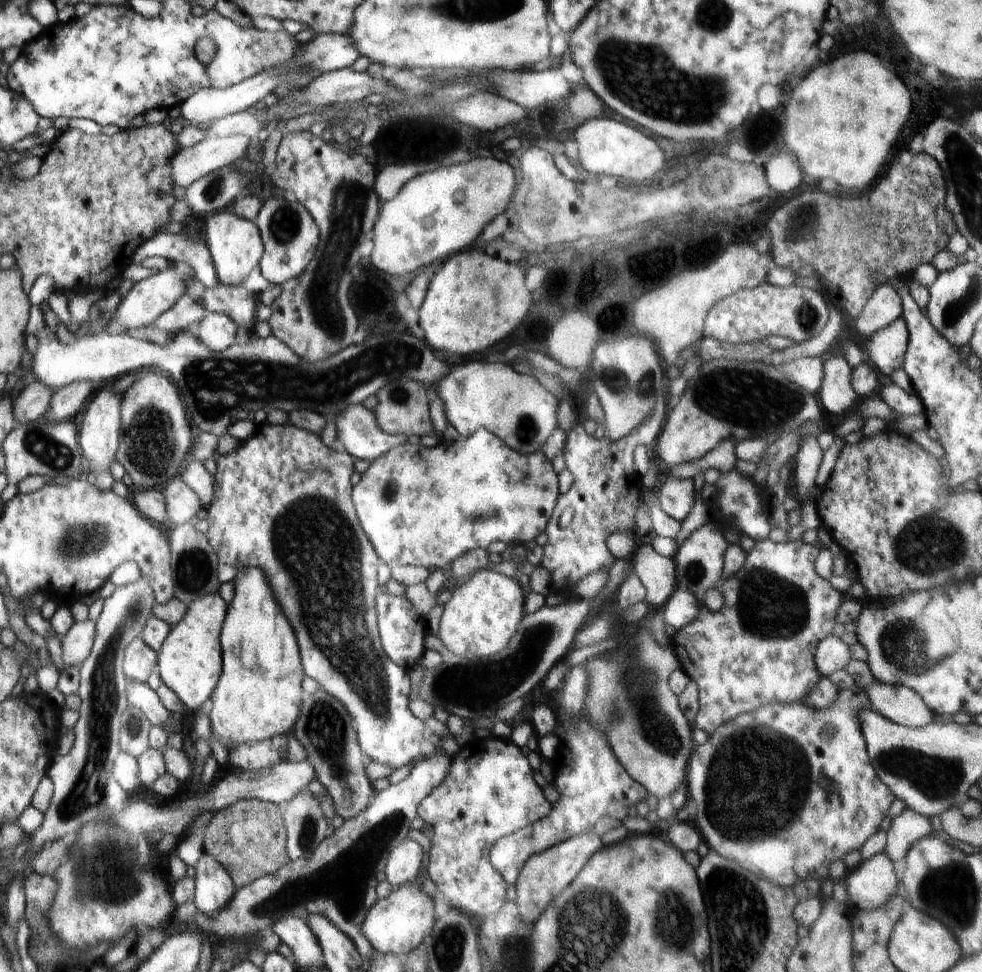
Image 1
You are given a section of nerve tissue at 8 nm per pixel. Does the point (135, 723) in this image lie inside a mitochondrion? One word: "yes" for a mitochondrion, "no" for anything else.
yes

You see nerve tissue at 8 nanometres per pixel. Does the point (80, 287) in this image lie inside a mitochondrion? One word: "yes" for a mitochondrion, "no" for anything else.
no

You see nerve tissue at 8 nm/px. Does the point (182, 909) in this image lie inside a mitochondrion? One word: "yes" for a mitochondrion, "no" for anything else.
no

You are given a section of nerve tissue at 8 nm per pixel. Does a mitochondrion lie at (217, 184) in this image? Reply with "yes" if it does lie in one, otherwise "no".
yes

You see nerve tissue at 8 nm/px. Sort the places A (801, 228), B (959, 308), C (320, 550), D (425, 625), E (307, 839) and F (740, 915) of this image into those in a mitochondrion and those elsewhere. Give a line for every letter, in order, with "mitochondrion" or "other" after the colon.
A: mitochondrion
B: mitochondrion
C: mitochondrion
D: other
E: mitochondrion
F: mitochondrion

